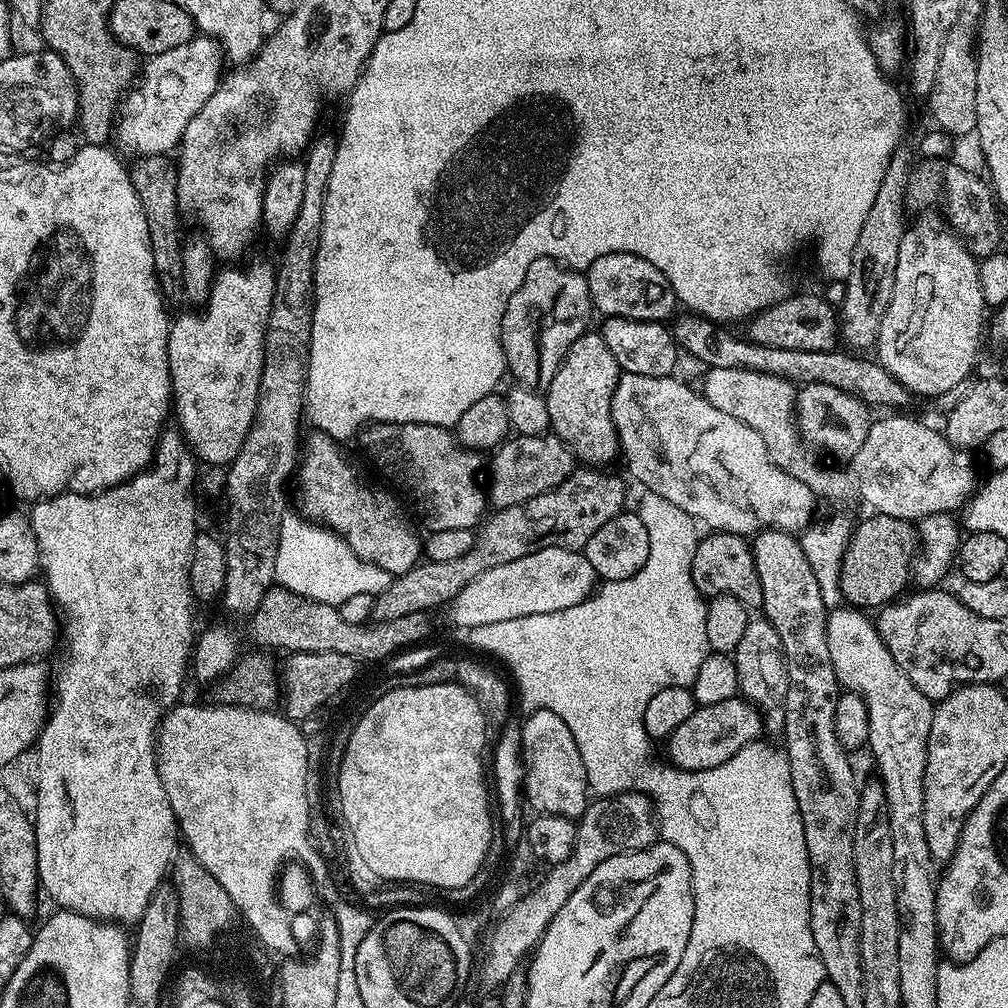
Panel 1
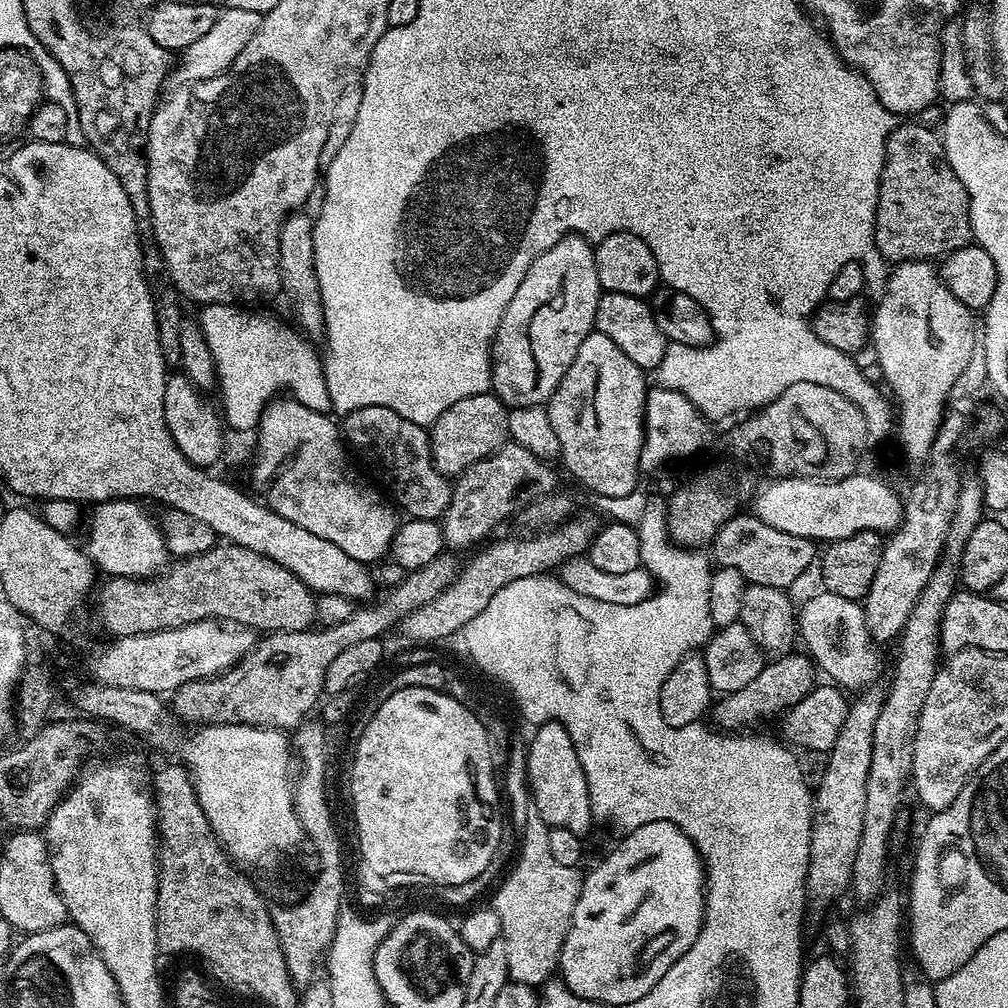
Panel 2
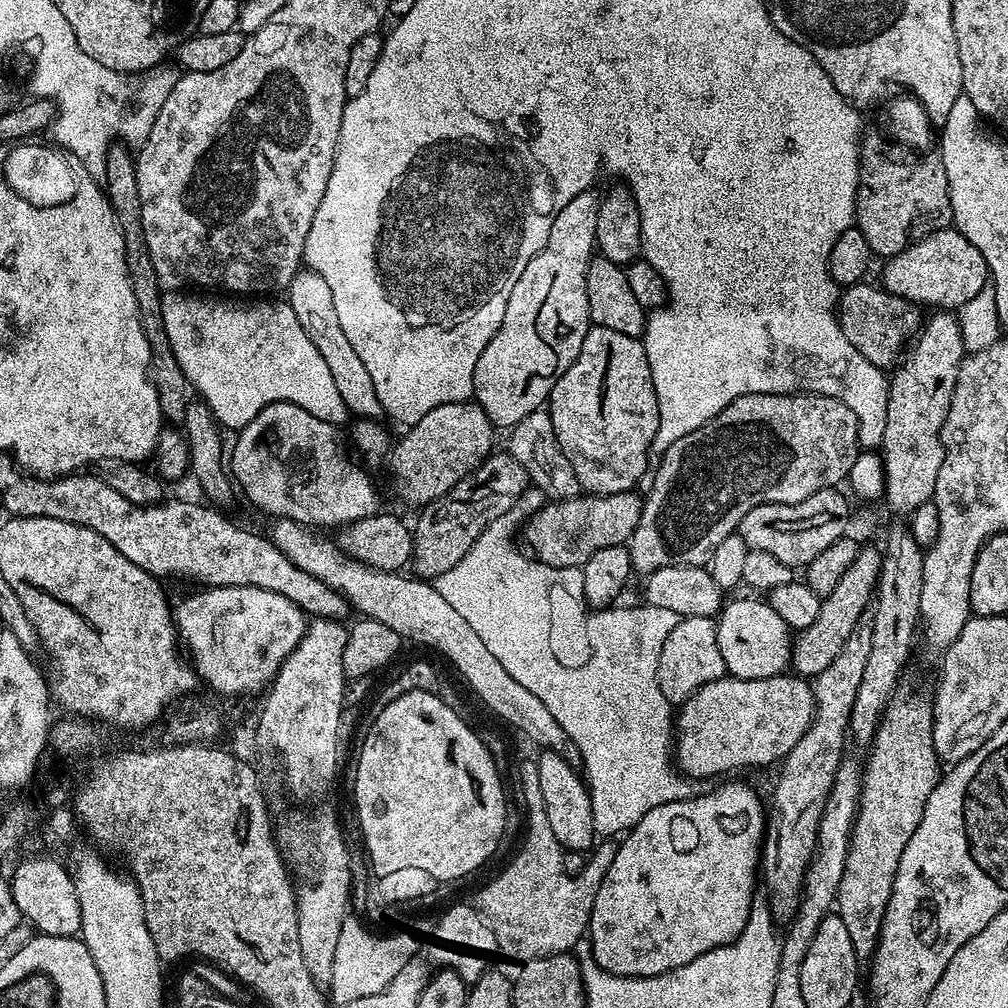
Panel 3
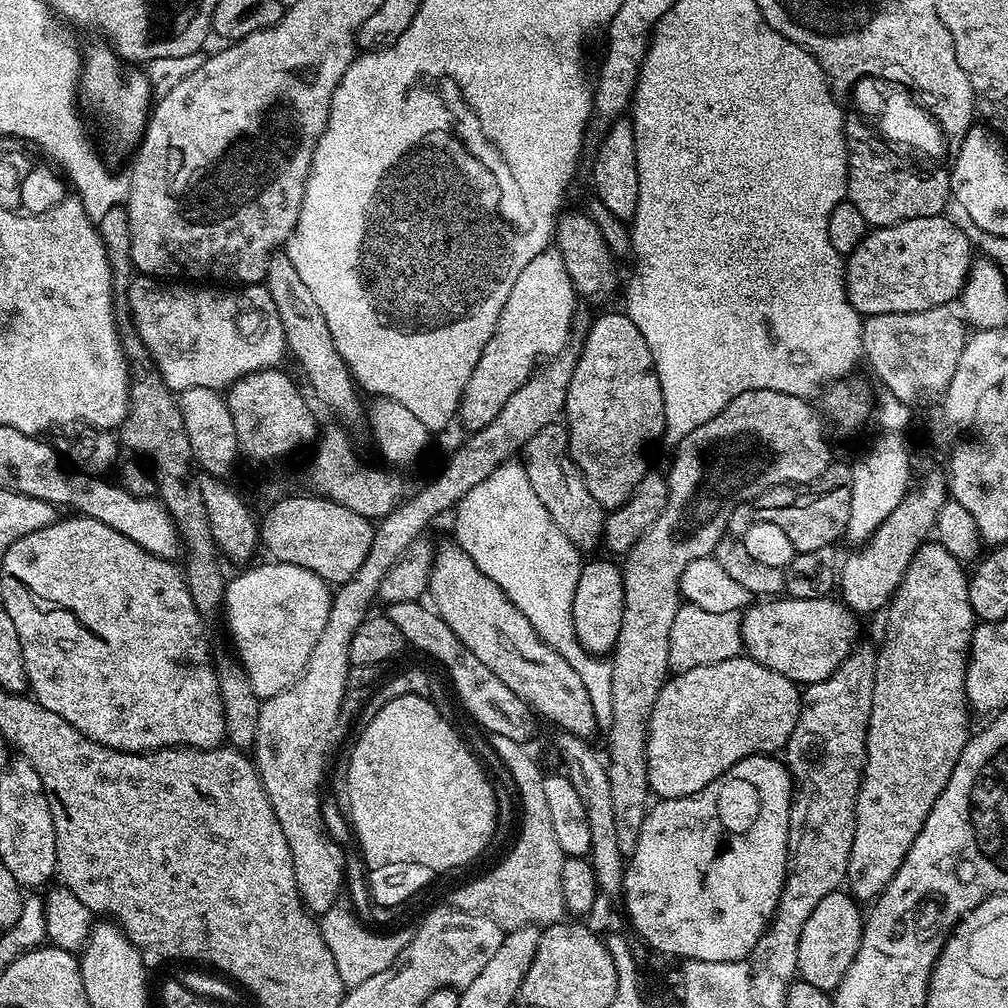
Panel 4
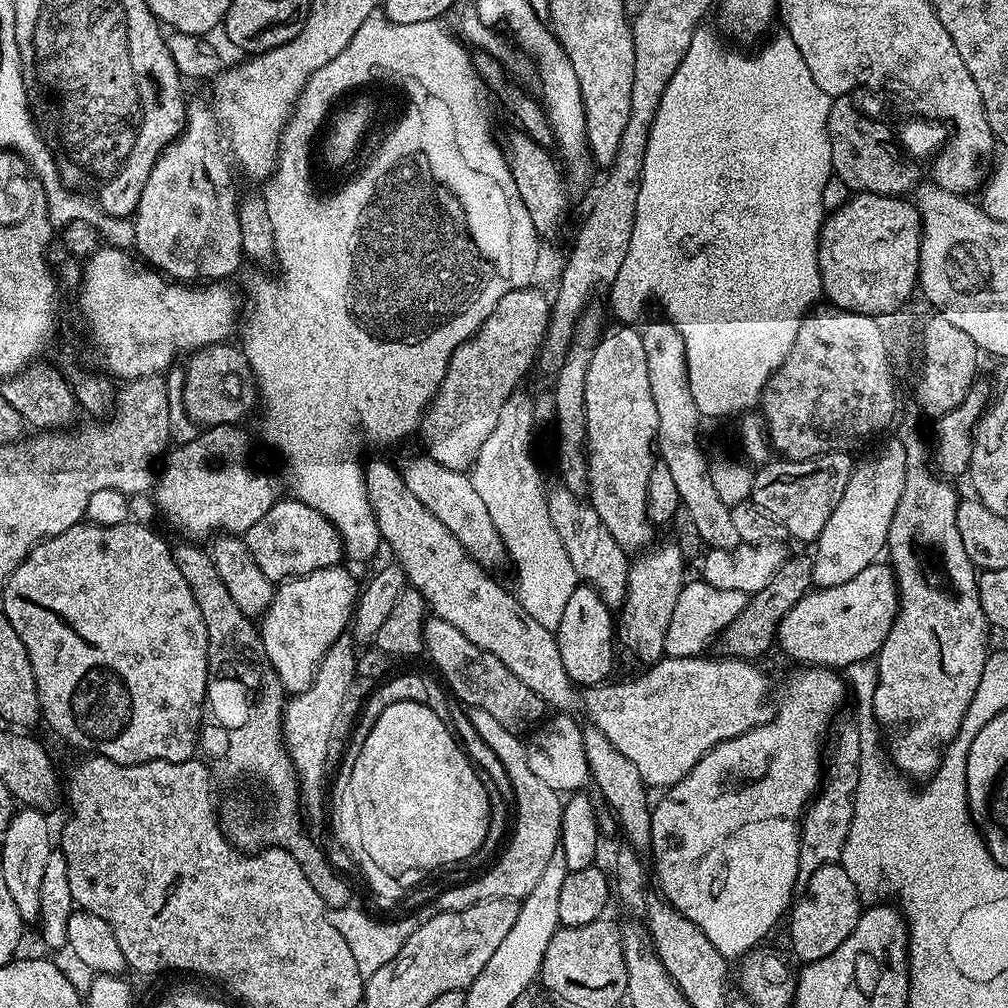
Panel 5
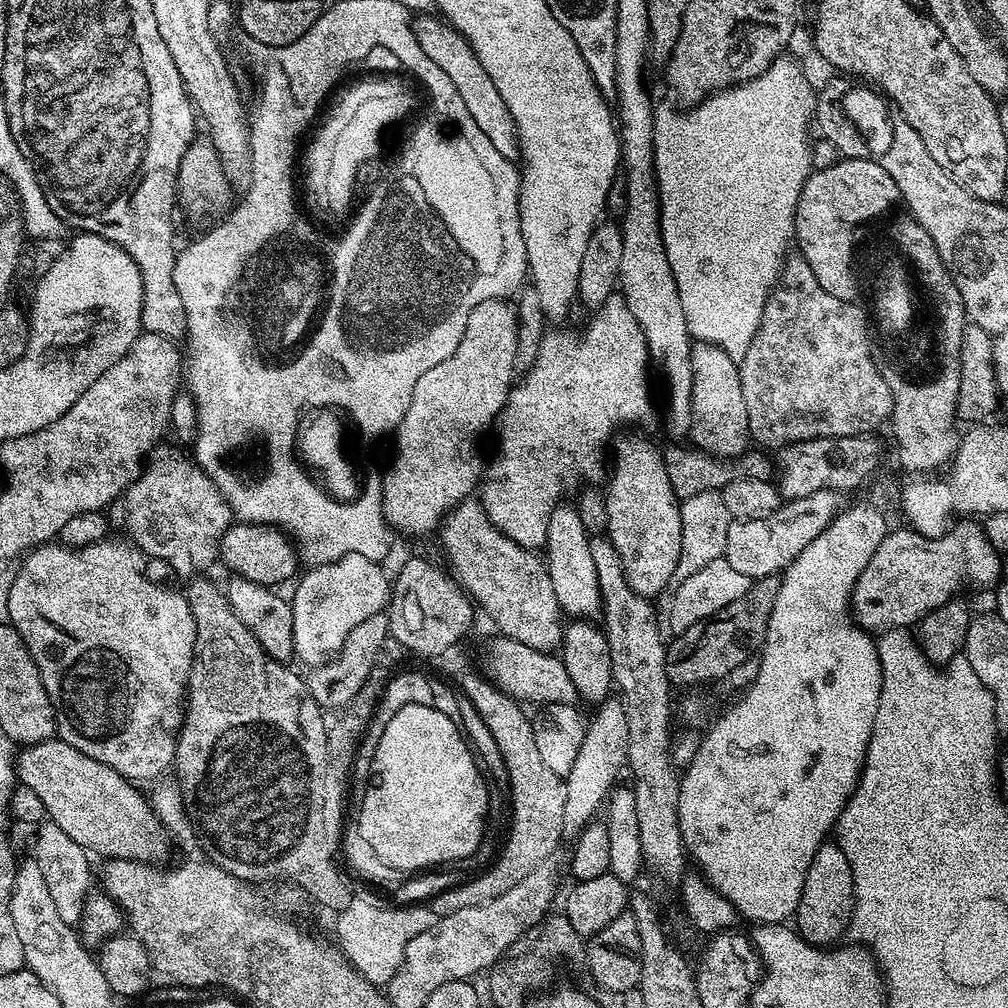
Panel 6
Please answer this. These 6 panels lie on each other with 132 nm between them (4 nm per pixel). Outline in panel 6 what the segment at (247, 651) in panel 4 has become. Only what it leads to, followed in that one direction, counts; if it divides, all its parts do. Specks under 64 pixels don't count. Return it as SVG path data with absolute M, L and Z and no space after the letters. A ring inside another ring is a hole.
M346 554L329 564L318 564L307 569L304 577L299 577L300 585L296 593L290 596L292 618L294 622L295 655L301 656L308 666L319 666L333 654L340 651L342 642L354 630L354 626L362 626L366 618L385 611L390 603L390 576L383 572L381 565L370 558L362 558L362 554Z

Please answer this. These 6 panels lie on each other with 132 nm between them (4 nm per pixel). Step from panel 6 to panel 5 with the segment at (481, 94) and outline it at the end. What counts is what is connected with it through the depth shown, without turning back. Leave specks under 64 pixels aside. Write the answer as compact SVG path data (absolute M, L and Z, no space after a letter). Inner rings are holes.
M523 130L515 131L510 133L508 141L503 141L502 144L504 156L510 166L510 174L514 178L514 184L518 186L518 194L522 194L522 202L526 202L526 210L530 210L530 220L534 222L536 233L545 241L552 240L559 234L560 227L568 216L568 188L564 185L565 173L557 157L549 149L540 146Z

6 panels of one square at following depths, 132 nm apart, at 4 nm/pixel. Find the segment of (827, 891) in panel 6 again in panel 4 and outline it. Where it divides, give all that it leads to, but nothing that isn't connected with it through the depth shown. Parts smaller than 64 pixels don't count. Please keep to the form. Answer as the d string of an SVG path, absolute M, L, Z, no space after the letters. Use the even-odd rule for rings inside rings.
M837 890L826 894L818 906L810 913L810 918L806 918L806 924L802 926L802 936L798 938L798 966L796 971L799 979L810 982L810 986L816 986L818 990L829 994L835 993L836 987L842 982L842 978L850 970L850 962L856 960L858 946L864 939L865 917L860 916L861 905L847 891Z

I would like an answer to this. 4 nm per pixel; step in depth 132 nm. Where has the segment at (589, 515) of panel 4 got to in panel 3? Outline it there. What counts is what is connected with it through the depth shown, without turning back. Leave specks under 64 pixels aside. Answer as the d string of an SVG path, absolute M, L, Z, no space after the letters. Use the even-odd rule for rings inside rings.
M546 410L526 414L526 418L512 427L507 436L506 451L522 466L522 470L526 470L533 489L539 490L552 502L572 500L581 495L578 474L574 474L574 466L570 466L566 454L562 454L562 446L558 446L558 434L554 434L554 422Z

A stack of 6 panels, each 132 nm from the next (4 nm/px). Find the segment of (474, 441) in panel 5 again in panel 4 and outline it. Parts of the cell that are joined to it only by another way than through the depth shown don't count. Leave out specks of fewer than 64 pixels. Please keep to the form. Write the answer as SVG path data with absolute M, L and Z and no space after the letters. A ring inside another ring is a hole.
M545 250L526 262L522 274L518 274L518 282L510 289L506 306L502 306L494 334L486 342L486 350L482 350L470 382L466 382L460 398L459 423L464 423L468 430L490 426L498 418L498 410L506 406L506 398L531 378L538 365L569 347L568 335L574 332L578 315L576 300L576 287L570 274L566 274L559 252Z

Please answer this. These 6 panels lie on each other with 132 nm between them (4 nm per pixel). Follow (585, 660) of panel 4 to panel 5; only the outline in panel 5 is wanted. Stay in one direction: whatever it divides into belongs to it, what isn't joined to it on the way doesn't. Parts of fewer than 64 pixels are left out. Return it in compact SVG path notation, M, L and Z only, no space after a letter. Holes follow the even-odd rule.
M523 390L513 392L502 410L498 426L494 426L490 438L482 442L482 450L478 450L478 458L471 466L470 475L474 482L474 490L478 490L482 502L486 502L486 508L494 518L494 524L498 526L500 537L504 540L505 553L510 557L510 564L512 560L513 566L516 567L516 599L520 601L526 614L530 614L530 618L555 630L558 622L562 622L562 610L566 610L566 602L570 594L574 594L578 581L574 566L570 566L566 546L562 546L562 538L558 538L558 530L554 530L540 468L532 461L532 427L535 424L536 416L532 413L531 398Z

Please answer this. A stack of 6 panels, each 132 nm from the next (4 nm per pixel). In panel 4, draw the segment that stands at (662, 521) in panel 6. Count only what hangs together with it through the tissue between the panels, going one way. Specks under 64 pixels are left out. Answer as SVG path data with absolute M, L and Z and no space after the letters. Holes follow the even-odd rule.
M623 311L608 312L605 316L598 317L597 320L593 319L586 335L588 337L585 338L584 345L578 348L576 365L574 366L574 378L570 378L570 386L566 390L563 419L566 421L568 430L568 452L572 455L572 460L576 463L576 469L579 470L586 482L586 490L590 490L590 494L594 494L594 498L605 510L611 510L625 504L630 498L630 494L634 494L634 486L638 486L642 474L649 471L650 468L650 464L648 464L648 447L655 440L657 443L663 437L664 407L662 406L662 386L658 382L658 374L652 361L650 346L646 346L646 338L642 338L642 330L638 330L638 326L634 326L632 319Z

